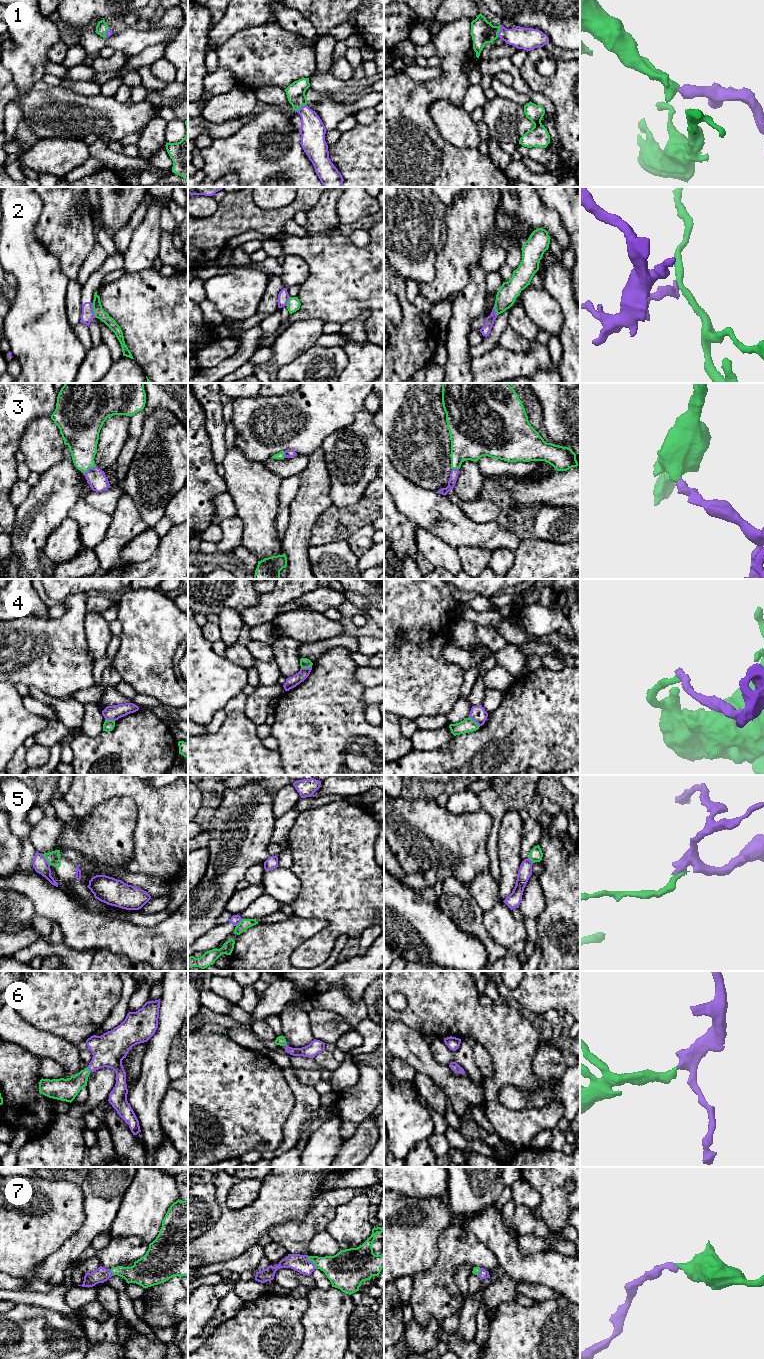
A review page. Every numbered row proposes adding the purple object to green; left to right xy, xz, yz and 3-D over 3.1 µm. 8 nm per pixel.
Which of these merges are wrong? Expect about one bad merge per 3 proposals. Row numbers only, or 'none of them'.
2, 4

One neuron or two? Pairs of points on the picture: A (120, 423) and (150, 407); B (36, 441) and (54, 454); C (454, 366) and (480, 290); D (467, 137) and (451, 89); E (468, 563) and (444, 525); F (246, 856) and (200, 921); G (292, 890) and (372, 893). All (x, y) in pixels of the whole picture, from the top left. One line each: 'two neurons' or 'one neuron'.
A: two neurons
B: one neuron
C: one neuron
D: two neurons
E: two neurons
F: one neuron
G: two neurons

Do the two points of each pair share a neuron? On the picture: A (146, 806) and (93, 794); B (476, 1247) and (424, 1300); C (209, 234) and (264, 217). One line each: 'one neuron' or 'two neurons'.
A: one neuron
B: one neuron
C: one neuron

